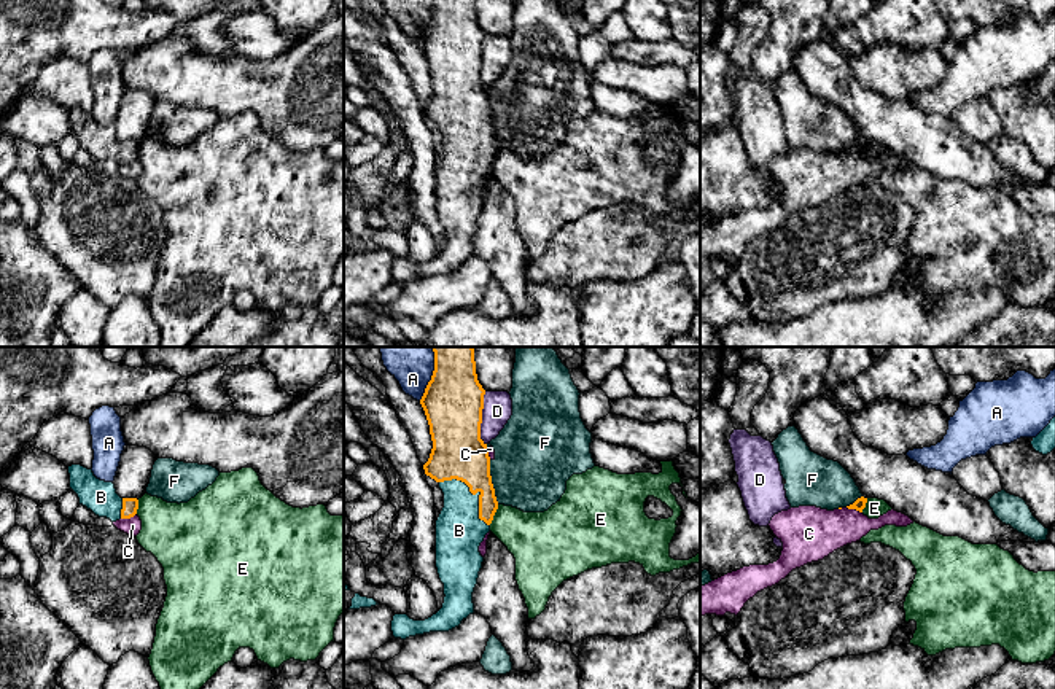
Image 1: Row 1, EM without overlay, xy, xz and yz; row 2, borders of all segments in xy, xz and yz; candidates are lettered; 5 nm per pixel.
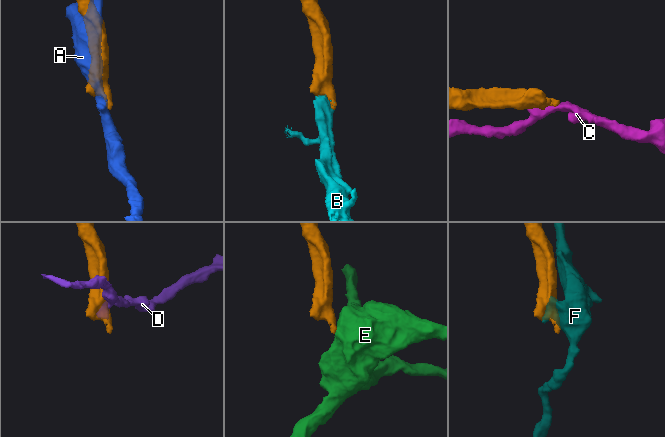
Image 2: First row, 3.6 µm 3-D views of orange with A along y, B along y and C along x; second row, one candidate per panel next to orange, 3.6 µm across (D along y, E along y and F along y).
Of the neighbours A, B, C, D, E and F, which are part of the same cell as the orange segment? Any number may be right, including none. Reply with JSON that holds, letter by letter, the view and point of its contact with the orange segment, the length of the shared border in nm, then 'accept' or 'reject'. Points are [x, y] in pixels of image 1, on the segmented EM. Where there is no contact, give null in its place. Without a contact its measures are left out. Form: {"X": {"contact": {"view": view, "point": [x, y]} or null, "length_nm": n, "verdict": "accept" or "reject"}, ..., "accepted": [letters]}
{"A": {"contact": {"view": "xz", "point": [433, 374]}, "length_nm": 280, "verdict": "reject"}, "B": {"contact": {"view": "xz", "point": [474, 494]}, "length_nm": 340, "verdict": "accept"}, "C": {"contact": {"view": "xy", "point": [128, 517]}, "length_nm": 90, "verdict": "reject"}, "D": {"contact": {"view": "xz", "point": [481, 419]}, "length_nm": 280, "verdict": "reject"}, "E": {"contact": {"view": "xz", "point": [494, 514]}, "length_nm": 120, "verdict": "reject"}, "F": {"contact": {"view": "xz", "point": [490, 482]}, "length_nm": 220, "verdict": "reject"}, "accepted": ["B"]}

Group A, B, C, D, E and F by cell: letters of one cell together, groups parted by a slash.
A / B / C / D / E / F

